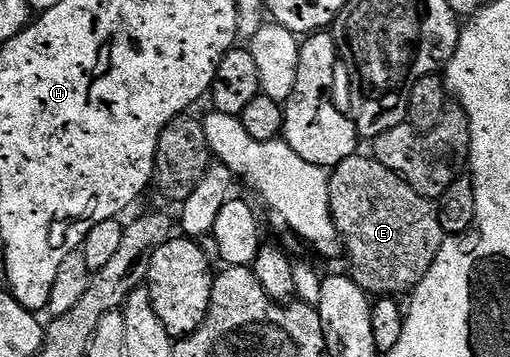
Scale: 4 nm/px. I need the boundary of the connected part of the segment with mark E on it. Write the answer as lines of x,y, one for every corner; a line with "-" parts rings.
351,155
329,174
331,217
345,254
350,257
353,267
350,277
355,283
374,297
396,297
398,293
406,295
421,283
444,244
446,236
438,221
438,205
420,195
404,178
398,177
377,159
364,155

